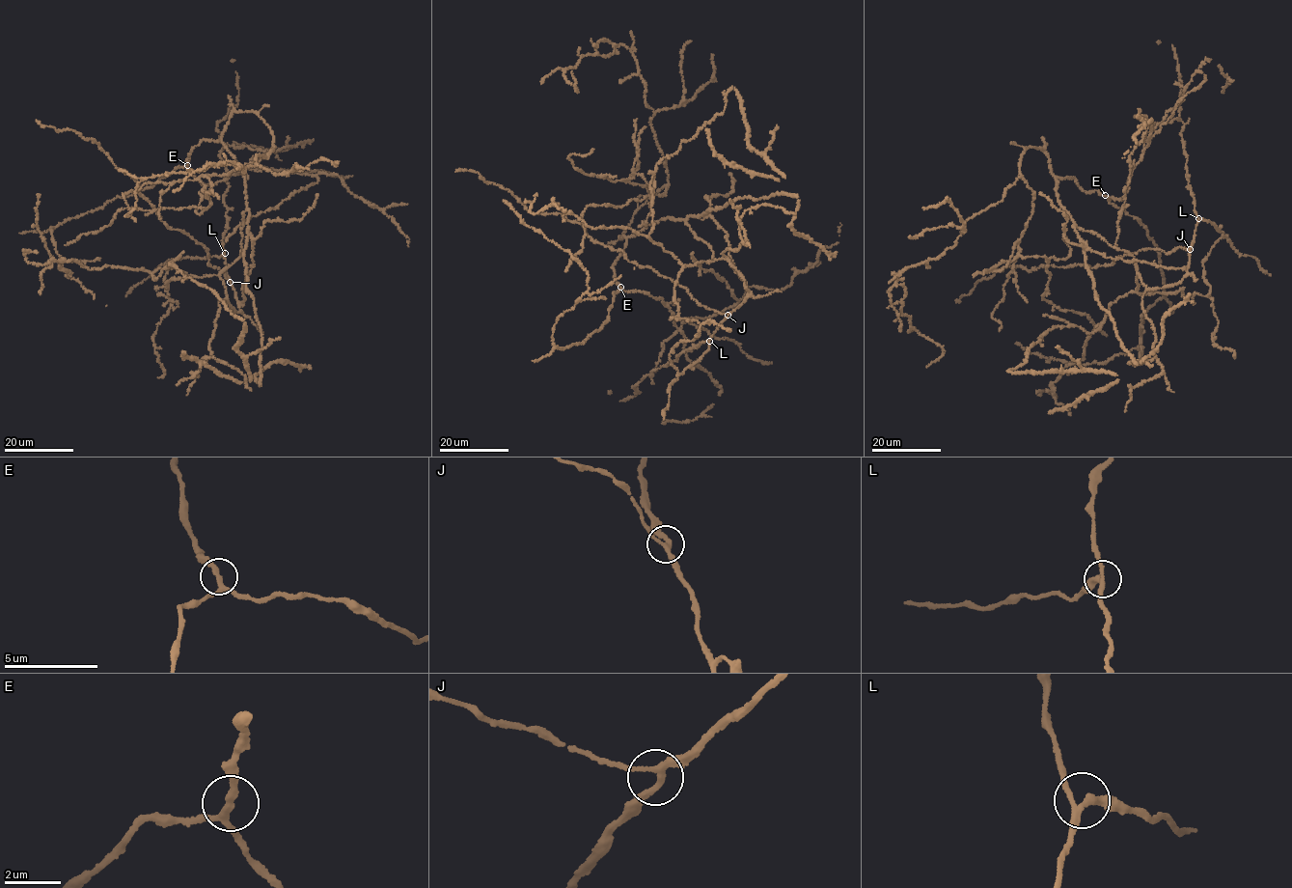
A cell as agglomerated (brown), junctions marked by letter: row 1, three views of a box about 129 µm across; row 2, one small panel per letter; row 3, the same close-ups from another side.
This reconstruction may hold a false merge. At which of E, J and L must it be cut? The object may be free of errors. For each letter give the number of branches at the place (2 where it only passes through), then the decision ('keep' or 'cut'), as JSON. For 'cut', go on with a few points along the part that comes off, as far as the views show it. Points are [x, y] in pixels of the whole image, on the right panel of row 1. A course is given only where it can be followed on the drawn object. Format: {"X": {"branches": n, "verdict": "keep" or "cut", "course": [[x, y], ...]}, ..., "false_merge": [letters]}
{"E": {"branches": 3, "verdict": "keep"}, "J": {"branches": 3, "verdict": "keep"}, "L": {"branches": 3, "verdict": "keep"}, "false_merge": []}

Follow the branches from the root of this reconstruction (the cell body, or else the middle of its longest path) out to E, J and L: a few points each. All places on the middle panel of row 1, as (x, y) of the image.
E: (696, 236), (685, 219), (668, 217), (629, 236), (613, 267), (620, 288)
J: (696, 236), (711, 248), (712, 260), (707, 262), (722, 258), (728, 261), (749, 290), (750, 296), (728, 315)
L: (696, 236), (711, 248), (712, 260), (707, 262), (722, 258), (728, 261), (751, 294), (721, 322), (709, 341)

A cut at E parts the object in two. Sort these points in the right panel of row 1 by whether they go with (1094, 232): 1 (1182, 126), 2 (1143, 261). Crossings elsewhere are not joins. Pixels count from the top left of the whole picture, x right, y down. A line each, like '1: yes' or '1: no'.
1: yes
2: yes

